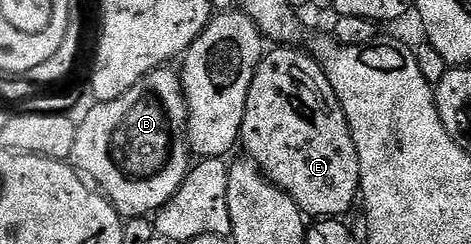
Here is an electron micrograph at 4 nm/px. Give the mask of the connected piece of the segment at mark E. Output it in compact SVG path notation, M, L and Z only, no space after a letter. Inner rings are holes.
M274 46L274 48L265 53L262 61L258 64L256 74L252 78L252 86L248 90L248 102L244 110L244 122L242 123L242 134L240 137L241 147L246 147L245 155L249 159L255 160L262 172L274 183L280 190L284 190L296 202L296 206L310 218L342 218L347 214L353 204L360 196L362 183L360 182L360 158L356 154L356 146L352 142L352 134L348 126L348 118L324 74L321 63L313 55L309 56L306 52L301 52L298 46Z

